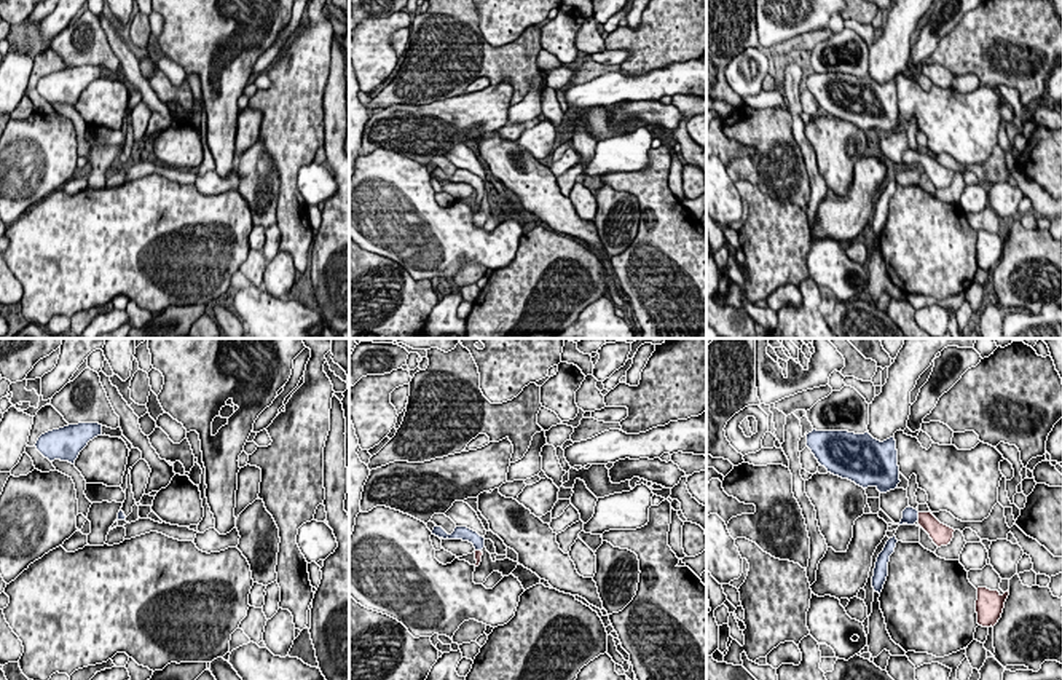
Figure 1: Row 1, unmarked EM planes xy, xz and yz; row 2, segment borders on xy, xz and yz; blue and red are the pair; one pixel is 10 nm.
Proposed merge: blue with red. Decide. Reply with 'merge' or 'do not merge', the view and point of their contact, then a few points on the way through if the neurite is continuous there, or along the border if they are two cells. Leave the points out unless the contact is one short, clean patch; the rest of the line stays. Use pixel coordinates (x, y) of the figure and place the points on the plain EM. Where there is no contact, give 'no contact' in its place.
merge | yz (917, 158) | across yz (909, 157), (917, 158), (936, 173)

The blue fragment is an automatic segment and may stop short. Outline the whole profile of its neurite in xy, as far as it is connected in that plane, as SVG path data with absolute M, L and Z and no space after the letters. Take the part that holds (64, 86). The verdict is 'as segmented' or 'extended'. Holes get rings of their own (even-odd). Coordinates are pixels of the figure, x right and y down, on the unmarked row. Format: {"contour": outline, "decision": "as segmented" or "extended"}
{"contour": "M99 65L69 67L41 77L35 89L49 104L61 102L73 107L80 94L97 78L102 78Z", "decision": "as segmented"}

